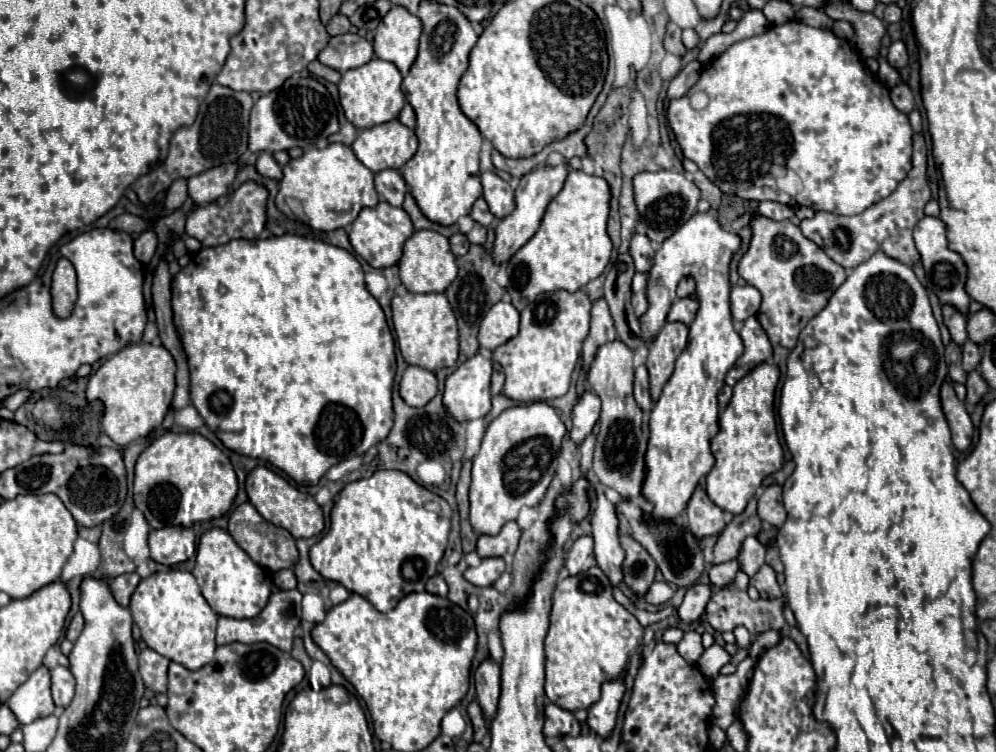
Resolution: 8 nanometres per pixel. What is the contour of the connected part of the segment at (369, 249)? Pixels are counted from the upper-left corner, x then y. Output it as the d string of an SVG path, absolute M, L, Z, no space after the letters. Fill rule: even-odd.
M378 202L378 206L374 208L364 208L358 214L358 218L352 222L350 232L348 232L356 254L360 254L372 268L394 266L402 256L404 242L412 234L414 234L414 226L412 226L410 216L404 212L404 208L390 206L388 202Z

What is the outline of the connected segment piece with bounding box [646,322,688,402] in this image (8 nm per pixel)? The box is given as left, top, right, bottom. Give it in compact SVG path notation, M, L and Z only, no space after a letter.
M666 322L664 328L656 334L656 340L648 346L648 372L650 372L650 394L652 400L658 402L660 392L668 378L674 372L674 362L686 348L688 326L680 322Z

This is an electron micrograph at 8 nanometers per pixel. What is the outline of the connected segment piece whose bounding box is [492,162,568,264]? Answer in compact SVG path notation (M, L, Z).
M562 162L558 166L542 166L542 168L534 168L532 172L524 174L516 186L516 192L514 192L514 202L516 202L516 208L510 216L506 216L504 220L500 220L500 224L496 226L496 240L494 240L494 248L492 248L492 258L494 262L502 264L506 260L510 260L514 256L514 252L518 248L522 248L532 236L534 232L538 230L540 226L540 220L544 216L544 210L546 206L550 204L550 200L562 190L564 186L564 180L568 176L568 164Z

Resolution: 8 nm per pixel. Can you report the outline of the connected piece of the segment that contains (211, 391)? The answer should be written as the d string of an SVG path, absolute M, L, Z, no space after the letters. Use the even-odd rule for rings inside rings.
M284 234L264 240L230 240L228 244L202 248L196 252L186 268L172 280L172 308L174 324L182 338L190 366L190 398L192 406L206 420L208 428L222 440L222 444L238 454L266 460L284 470L298 484L318 484L330 466L344 458L364 454L376 442L382 442L392 428L392 382L396 374L395 339L378 300L364 284L364 270L360 262L344 248L326 244L322 240Z

